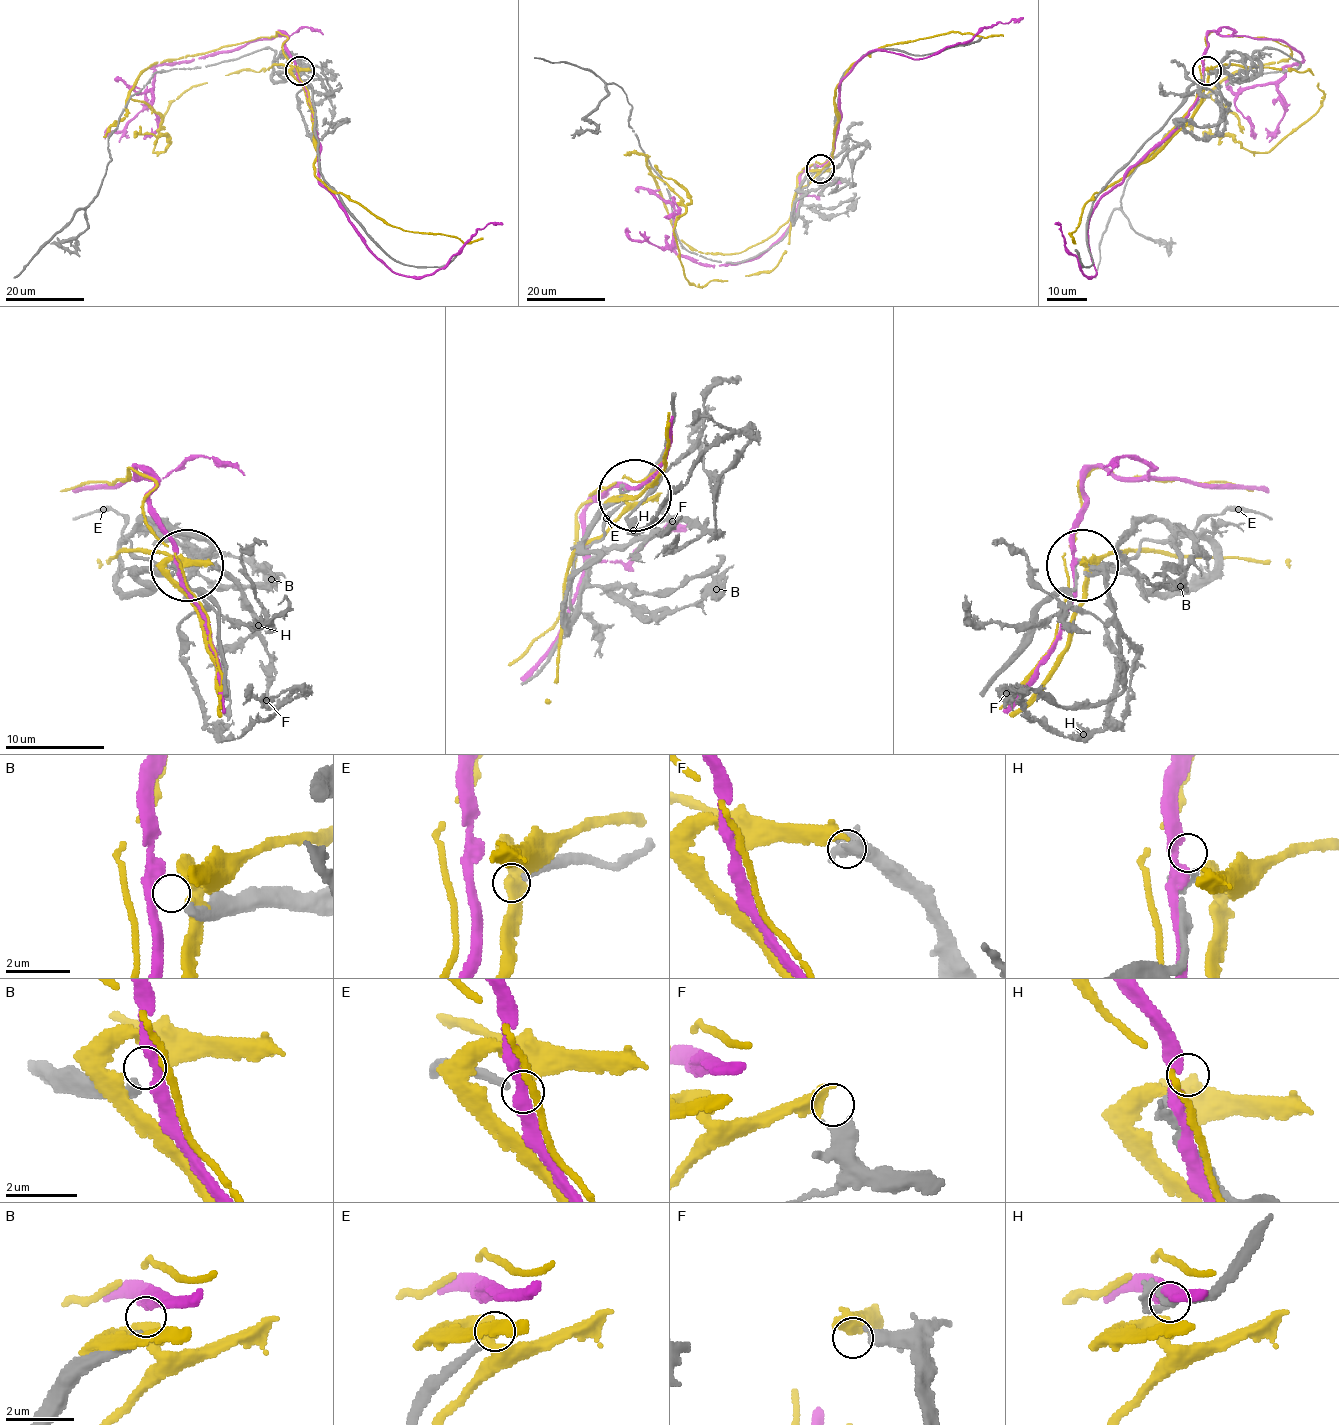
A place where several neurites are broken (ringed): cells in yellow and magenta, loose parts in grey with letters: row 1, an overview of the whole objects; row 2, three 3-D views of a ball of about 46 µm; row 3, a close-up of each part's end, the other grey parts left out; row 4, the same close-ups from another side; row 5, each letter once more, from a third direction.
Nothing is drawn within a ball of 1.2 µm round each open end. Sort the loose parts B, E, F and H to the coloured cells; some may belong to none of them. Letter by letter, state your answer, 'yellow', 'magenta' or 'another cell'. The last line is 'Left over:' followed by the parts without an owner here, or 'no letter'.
B: magenta
E: another cell
F: yellow
H: another cell
Left over: E, H

